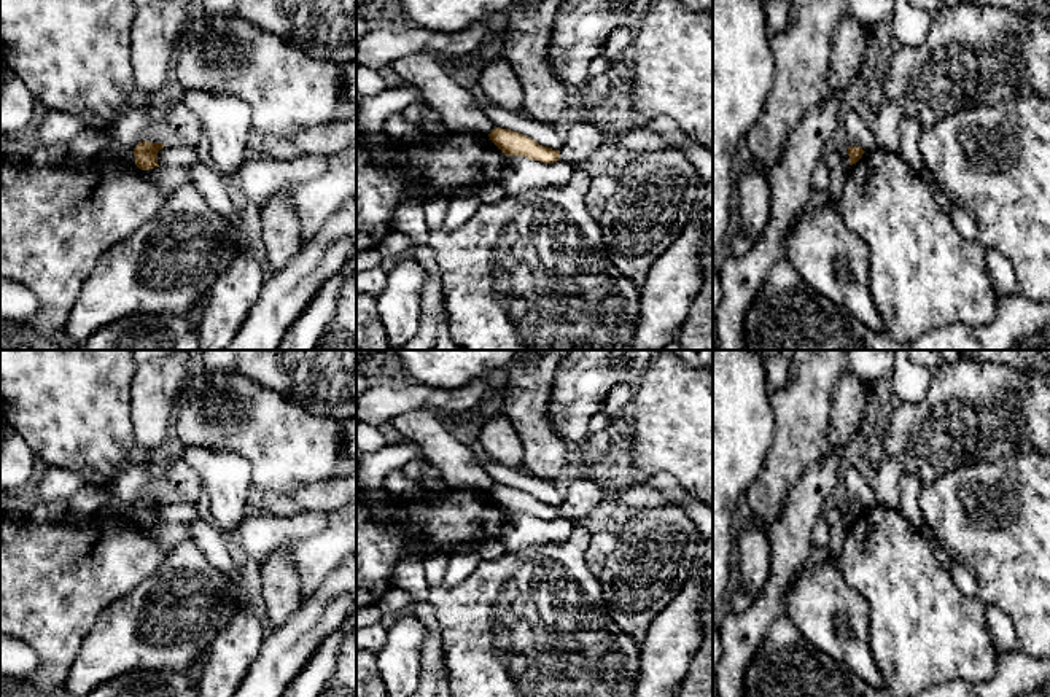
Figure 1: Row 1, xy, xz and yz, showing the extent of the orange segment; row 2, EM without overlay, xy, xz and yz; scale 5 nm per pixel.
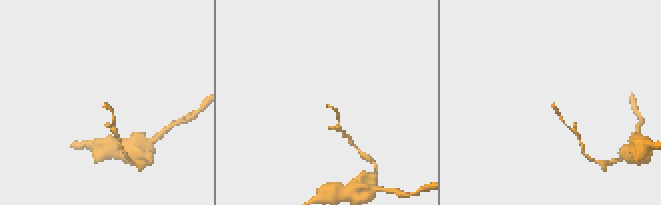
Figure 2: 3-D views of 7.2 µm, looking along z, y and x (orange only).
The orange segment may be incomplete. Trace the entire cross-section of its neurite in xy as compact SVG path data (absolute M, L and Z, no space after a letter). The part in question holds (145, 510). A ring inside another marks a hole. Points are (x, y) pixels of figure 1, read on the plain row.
M140 498L134 504L135 522L142 527L150 527L159 524L158 520L158 508L162 506L165 501L153 500L153 498Z

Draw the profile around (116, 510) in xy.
M115 496L108 504L99 508L92 514L92 517L94 519L115 517L115 519L126 519L129 522L135 522L134 506L119 503Z

